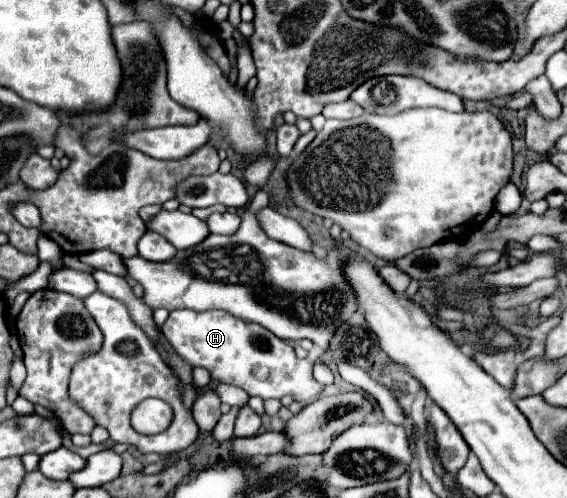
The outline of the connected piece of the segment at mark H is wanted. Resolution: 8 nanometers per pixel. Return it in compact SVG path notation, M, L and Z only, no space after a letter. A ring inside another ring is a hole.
M172 310L162 326L162 334L166 340L170 340L170 346L176 350L176 354L192 368L206 368L212 380L238 386L250 396L268 400L292 394L296 402L308 404L322 390L312 376L312 364L308 360L296 358L290 344L258 324L230 316L230 312Z

